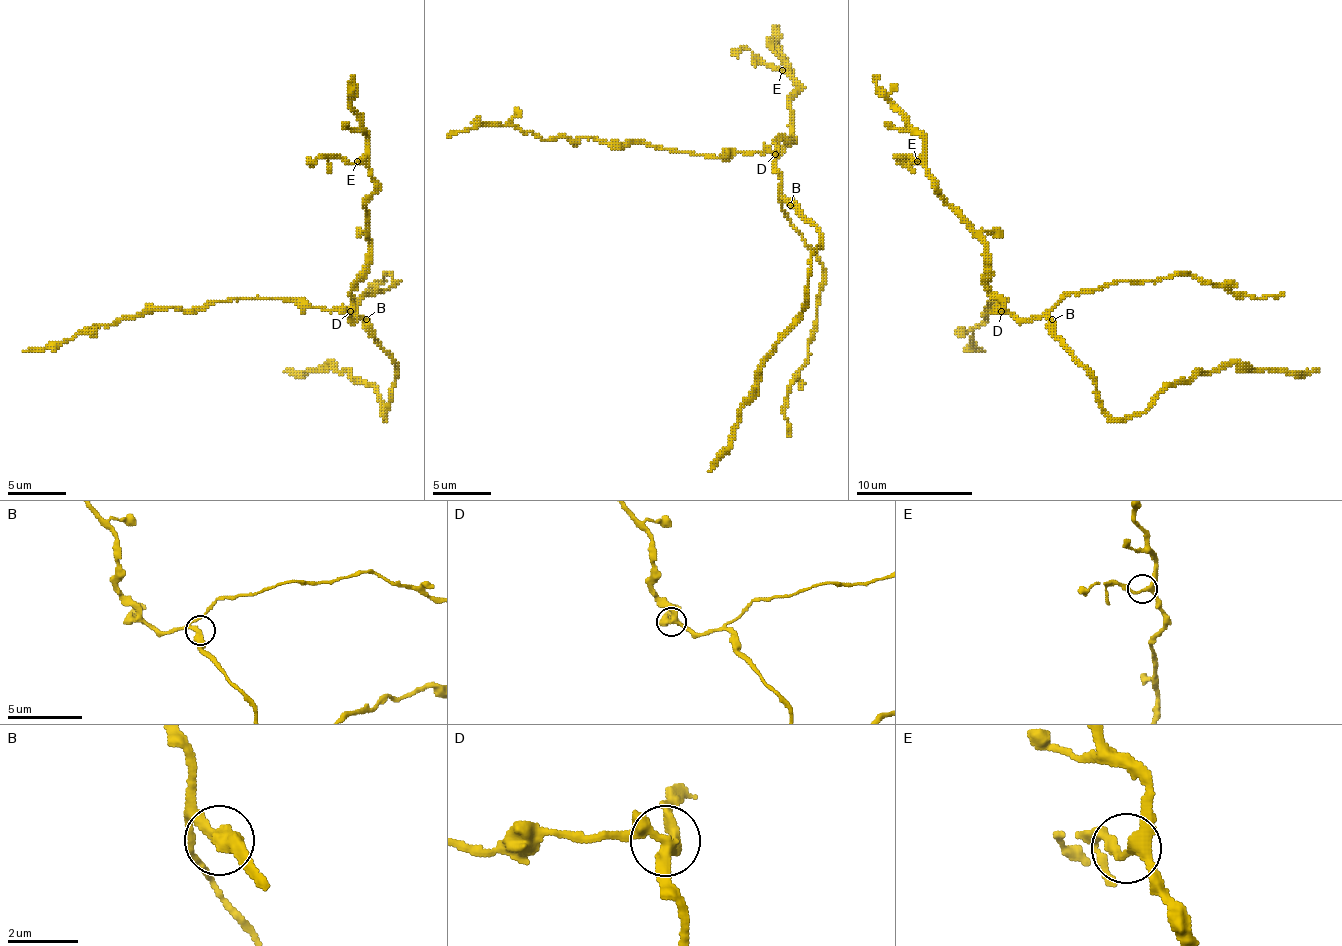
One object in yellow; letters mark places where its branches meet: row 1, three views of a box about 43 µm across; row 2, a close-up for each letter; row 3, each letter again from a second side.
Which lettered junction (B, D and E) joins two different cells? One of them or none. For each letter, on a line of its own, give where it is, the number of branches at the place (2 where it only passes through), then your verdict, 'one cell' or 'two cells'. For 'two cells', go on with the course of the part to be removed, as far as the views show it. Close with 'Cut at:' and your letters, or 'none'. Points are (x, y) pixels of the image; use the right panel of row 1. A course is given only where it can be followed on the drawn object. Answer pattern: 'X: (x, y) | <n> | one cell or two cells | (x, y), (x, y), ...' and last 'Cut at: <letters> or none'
B: (1052, 319) | 3 | one cell
D: (1001, 311) | 3 | two cells | (1002, 310), (1005, 301), (996, 298), (985, 310), (988, 319), (973, 331), (973, 342), (985, 351)
E: (917, 161) | 3 | one cell
Cut at: D

